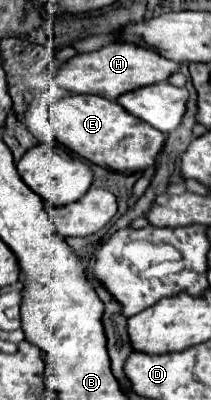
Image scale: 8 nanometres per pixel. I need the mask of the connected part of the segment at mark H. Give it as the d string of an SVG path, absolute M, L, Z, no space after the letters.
M115 42L115 44L103 46L95 52L75 54L67 62L59 64L55 70L53 84L67 90L69 94L97 94L97 96L103 96L107 100L115 100L123 92L163 82L175 70L179 70L179 64L159 56L155 50L141 48L135 44Z

